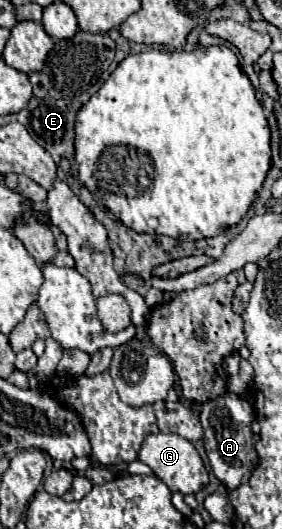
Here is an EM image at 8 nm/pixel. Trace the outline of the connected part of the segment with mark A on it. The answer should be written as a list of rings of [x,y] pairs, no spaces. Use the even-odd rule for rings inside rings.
[[[230,391],[202,405],[200,423],[204,429],[204,449],[206,449],[206,455],[208,455],[208,461],[216,479],[228,491],[240,487],[242,483],[248,483],[252,471],[256,469],[258,457],[254,449],[254,435],[250,431],[252,419],[254,419],[252,405],[244,397]]]

